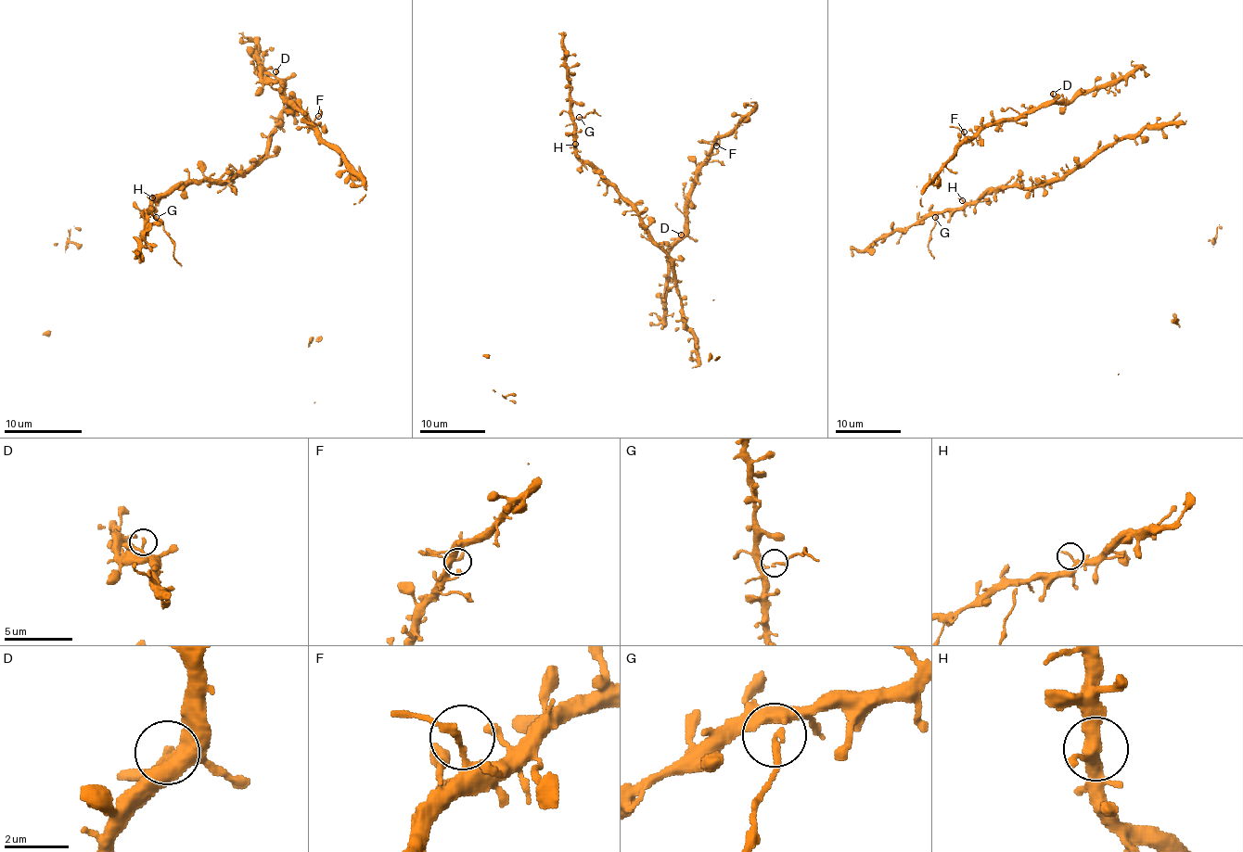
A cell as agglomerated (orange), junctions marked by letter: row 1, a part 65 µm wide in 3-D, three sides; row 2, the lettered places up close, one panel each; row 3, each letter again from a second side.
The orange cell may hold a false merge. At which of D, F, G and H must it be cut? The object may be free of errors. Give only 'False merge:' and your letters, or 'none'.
False merge: G

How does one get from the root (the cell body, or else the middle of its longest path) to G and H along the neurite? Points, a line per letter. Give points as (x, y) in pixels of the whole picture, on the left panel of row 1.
G: (272, 132), (268, 148), (249, 170), (224, 182), (183, 182), (173, 185), (152, 203), (149, 210), (156, 216)
H: (272, 132), (268, 148), (249, 170), (224, 182), (183, 182), (173, 185), (158, 199), (152, 197)

